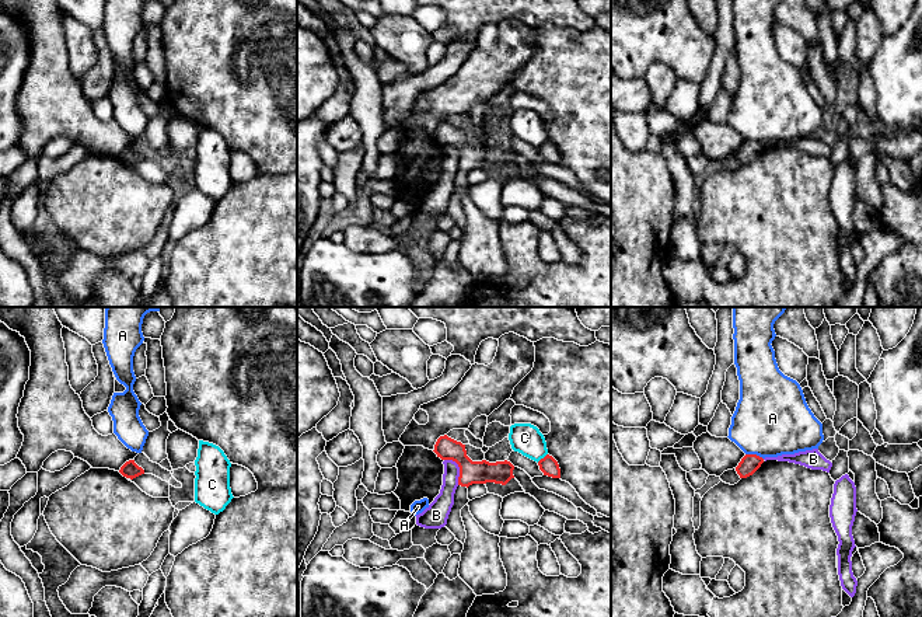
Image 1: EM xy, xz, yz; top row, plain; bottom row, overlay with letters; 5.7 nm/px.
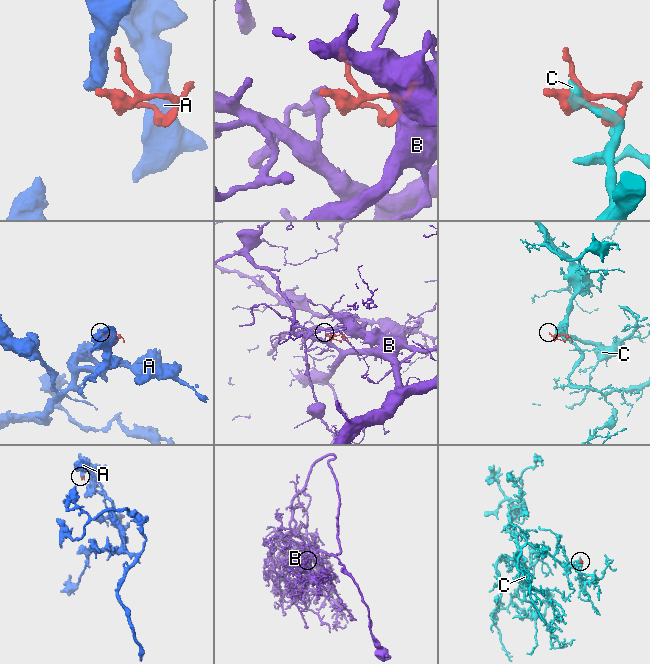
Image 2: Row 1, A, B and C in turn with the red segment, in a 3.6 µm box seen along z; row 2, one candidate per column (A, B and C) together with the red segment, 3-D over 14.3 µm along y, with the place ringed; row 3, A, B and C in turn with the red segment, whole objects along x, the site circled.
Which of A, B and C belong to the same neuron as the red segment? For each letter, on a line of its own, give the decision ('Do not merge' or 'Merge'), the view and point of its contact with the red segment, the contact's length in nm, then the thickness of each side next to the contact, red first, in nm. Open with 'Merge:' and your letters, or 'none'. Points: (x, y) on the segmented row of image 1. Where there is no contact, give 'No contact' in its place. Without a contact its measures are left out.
Merge: none
A: Do not merge. Touches red at yz (754, 455). Shared border 110 nm. Thickness 110 nm (red) against 420 nm
B: Do not merge. Touches red at xz (460, 469). Shared border 170 nm. Thickness 130 nm (red) against 120 nm
C: Do not merge. Touches red at xz (541, 459). Shared border 80 nm. Thickness 100 nm (red) against 180 nm

